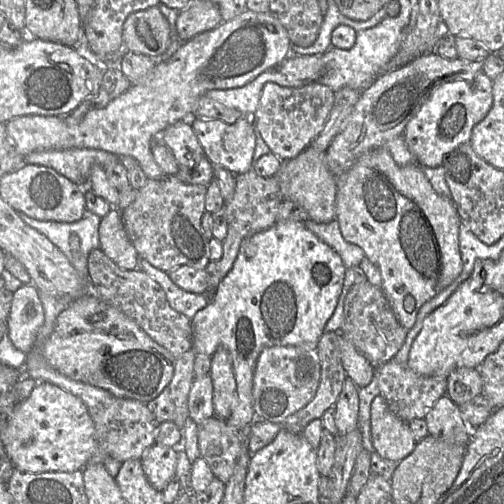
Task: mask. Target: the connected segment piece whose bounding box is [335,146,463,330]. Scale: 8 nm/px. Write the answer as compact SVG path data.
M387 146L371 150L362 155L357 161L341 176L335 179L336 183L336 217L340 226L340 231L344 239L360 247L365 256L374 263L380 270L382 283L381 289L384 292L391 309L396 315L399 323L409 330L413 327L419 309L424 303L437 295L440 291L449 286L461 273L463 268L460 247L459 228L461 224L460 216L454 203L450 198L438 194L426 178L421 166L417 164L400 166L392 158Z

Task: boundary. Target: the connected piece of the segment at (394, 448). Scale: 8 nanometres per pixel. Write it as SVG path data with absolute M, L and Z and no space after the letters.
M381 394L371 404L371 440L375 452L396 462L409 455L416 445L408 422L390 409Z

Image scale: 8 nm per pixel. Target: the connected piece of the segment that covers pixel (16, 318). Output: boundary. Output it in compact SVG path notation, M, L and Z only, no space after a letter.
M23 284L13 293L6 335L18 350L28 356L36 345L44 319L38 290L33 284Z

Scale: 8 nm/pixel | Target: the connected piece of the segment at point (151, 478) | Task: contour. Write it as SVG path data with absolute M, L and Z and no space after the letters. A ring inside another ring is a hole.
M154 443L141 458L147 480L159 492L175 479L178 449Z

